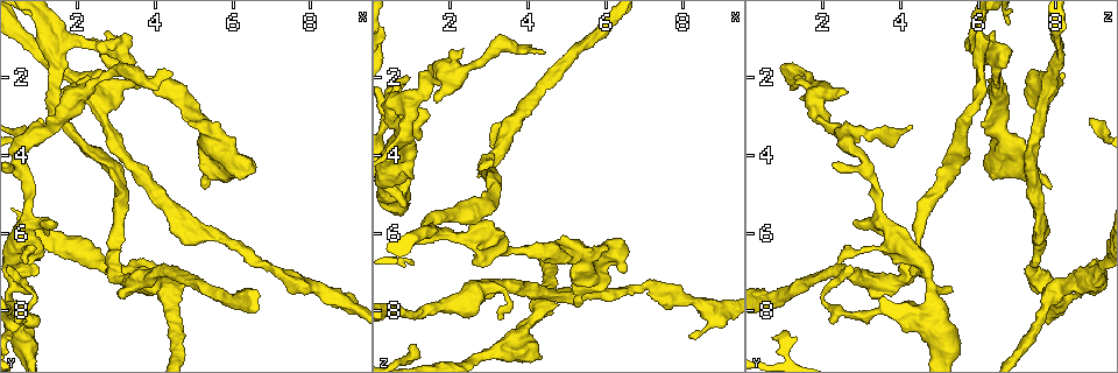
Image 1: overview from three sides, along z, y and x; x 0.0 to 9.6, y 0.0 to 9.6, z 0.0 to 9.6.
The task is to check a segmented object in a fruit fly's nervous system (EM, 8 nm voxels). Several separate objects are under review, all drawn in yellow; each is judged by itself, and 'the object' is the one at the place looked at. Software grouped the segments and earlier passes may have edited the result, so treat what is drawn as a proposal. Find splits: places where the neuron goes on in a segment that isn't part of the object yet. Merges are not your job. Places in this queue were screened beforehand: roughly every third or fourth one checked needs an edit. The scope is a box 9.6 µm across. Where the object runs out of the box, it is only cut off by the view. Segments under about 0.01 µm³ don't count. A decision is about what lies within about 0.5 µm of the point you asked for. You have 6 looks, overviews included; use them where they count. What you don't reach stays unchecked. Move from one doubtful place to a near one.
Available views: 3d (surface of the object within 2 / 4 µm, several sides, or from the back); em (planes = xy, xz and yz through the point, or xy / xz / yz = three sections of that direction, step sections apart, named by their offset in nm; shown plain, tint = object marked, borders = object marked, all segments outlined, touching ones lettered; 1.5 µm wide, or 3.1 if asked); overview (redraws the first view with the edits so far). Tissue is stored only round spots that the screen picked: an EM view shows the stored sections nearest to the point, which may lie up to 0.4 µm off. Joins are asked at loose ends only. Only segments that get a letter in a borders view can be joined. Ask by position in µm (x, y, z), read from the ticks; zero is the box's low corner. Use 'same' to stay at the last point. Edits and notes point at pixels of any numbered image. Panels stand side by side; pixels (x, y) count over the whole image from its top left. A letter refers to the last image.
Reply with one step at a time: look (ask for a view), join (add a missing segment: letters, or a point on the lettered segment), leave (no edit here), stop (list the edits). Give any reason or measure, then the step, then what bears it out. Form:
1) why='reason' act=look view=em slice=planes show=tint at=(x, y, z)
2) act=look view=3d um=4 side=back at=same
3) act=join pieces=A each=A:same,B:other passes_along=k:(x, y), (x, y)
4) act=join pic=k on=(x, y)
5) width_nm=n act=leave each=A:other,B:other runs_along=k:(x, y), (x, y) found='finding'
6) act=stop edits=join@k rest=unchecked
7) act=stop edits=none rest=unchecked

why='branch stops here' act=look view=3d um=4 at=(5.20, 4.85, 7.90)

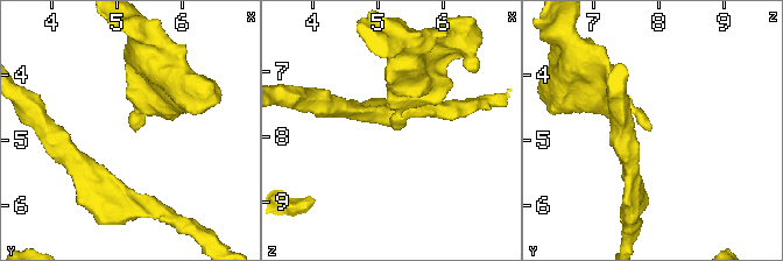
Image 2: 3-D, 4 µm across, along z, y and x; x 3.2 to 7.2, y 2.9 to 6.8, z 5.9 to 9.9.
why='now the EM' act=look view=em slice=planes show=borders at=(5.25, 4.85, 7.90)

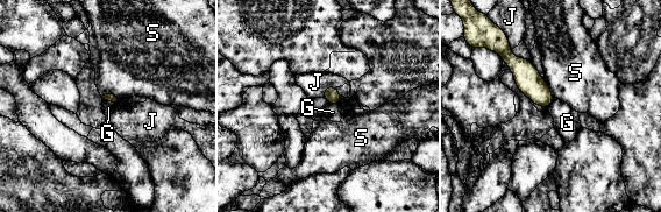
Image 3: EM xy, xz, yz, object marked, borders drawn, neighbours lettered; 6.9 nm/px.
act=leave each=G:other,J:other,S:other runs_along=3:(507, 51), (546, 104) found='none of them fits'

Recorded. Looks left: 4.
why='free end' act=look view=em slice=planes show=plain at=(3.30, 1.95, 8.25)

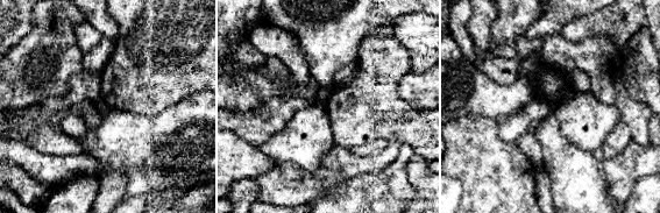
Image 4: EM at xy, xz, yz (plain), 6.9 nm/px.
act=look view=em slice=planes show=borders at=same

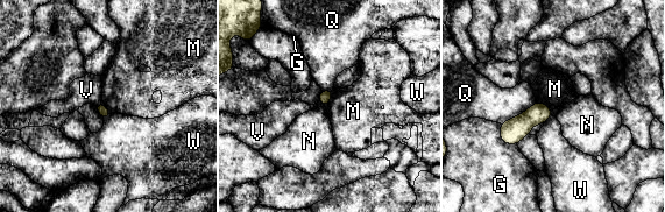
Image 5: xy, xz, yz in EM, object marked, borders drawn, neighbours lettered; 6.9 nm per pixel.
act=leave each=G:other,M:other,N:other,Q:other,V:other,W:other found='none of them fits'

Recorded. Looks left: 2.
why='free end' act=look view=em slice=planes show=borders at=(8.25, 7.55, 8.75)

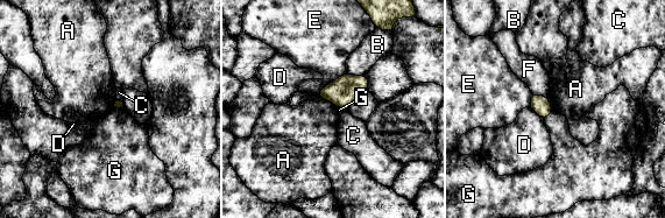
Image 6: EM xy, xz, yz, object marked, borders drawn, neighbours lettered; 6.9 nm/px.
act=leave each=A:other,B:other,C:other,D:other,E:other,F:other,G:other border=6:(319, 97), (332, 102), (338, 107) found='none of them fits'

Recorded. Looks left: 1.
act=stop edits=none rest=unchecked

